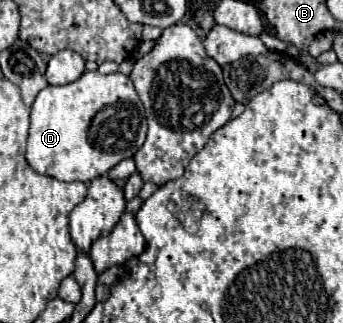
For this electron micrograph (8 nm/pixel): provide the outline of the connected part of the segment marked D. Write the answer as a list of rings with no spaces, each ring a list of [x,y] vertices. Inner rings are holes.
[[[86,71],[78,81],[68,85],[42,89],[32,105],[30,113],[30,135],[26,147],[26,161],[36,173],[56,177],[58,181],[82,181],[88,183],[94,177],[106,175],[122,159],[134,157],[134,153],[144,145],[148,131],[144,105],[128,75],[110,73],[102,75],[98,71]]]

